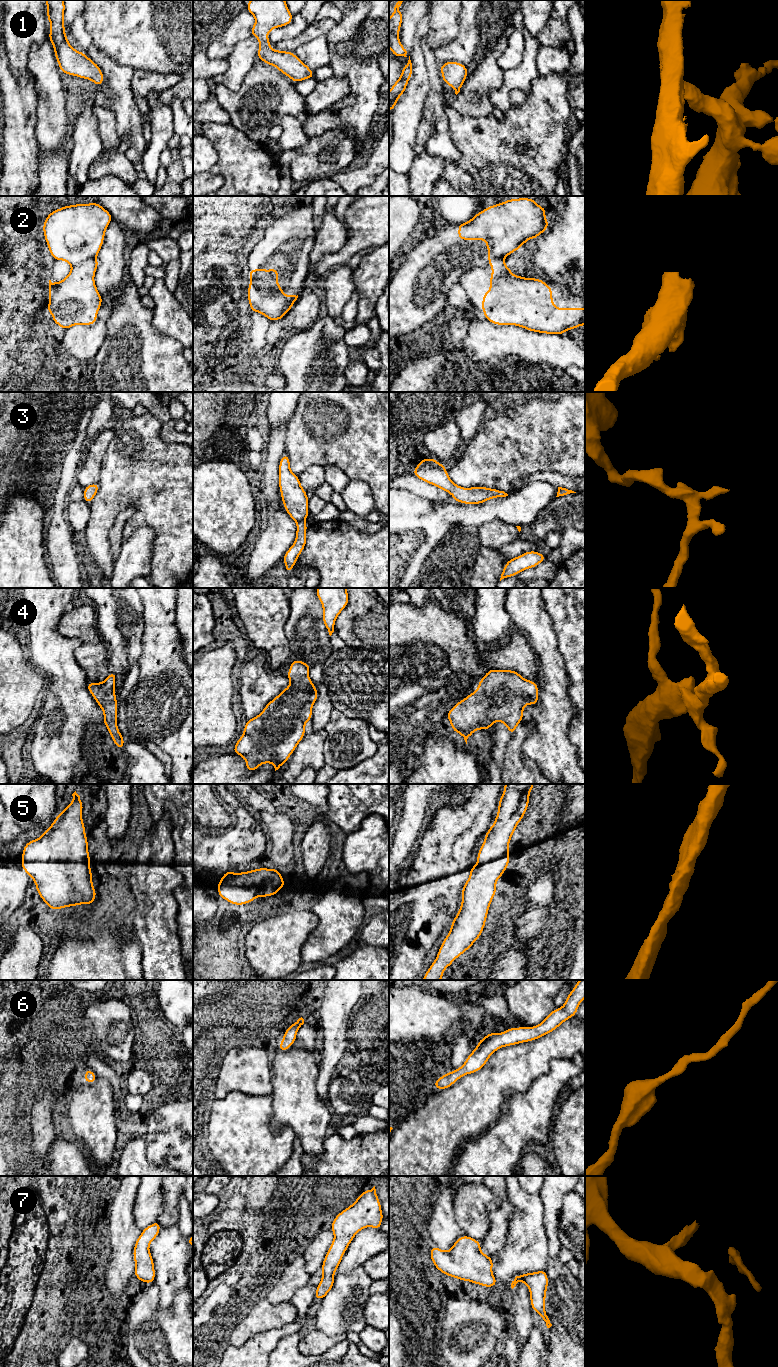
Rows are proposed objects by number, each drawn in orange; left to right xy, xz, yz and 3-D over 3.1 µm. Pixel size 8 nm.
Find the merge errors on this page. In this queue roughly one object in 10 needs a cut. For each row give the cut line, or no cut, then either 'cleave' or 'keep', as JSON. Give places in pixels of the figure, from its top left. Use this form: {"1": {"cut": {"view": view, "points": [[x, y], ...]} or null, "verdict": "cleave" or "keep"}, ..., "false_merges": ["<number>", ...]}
{"1": {"cut": null, "verdict": "keep"}, "2": {"cut": {"view": "xy", "points": [[95, 257], [91, 257], [72, 267]]}, "verdict": "cleave"}, "3": {"cut": null, "verdict": "keep"}, "4": {"cut": null, "verdict": "keep"}, "5": {"cut": null, "verdict": "keep"}, "6": {"cut": null, "verdict": "keep"}, "7": {"cut": null, "verdict": "keep"}, "false_merges": ["2"]}

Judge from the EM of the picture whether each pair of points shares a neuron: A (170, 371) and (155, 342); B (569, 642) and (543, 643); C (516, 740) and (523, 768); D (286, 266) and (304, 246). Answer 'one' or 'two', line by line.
A: one
B: two
C: one
D: one

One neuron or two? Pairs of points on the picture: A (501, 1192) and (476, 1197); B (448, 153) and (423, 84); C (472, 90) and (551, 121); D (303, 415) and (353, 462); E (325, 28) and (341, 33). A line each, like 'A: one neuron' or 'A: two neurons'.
A: two neurons
B: two neurons
C: two neurons
D: one neuron
E: two neurons

